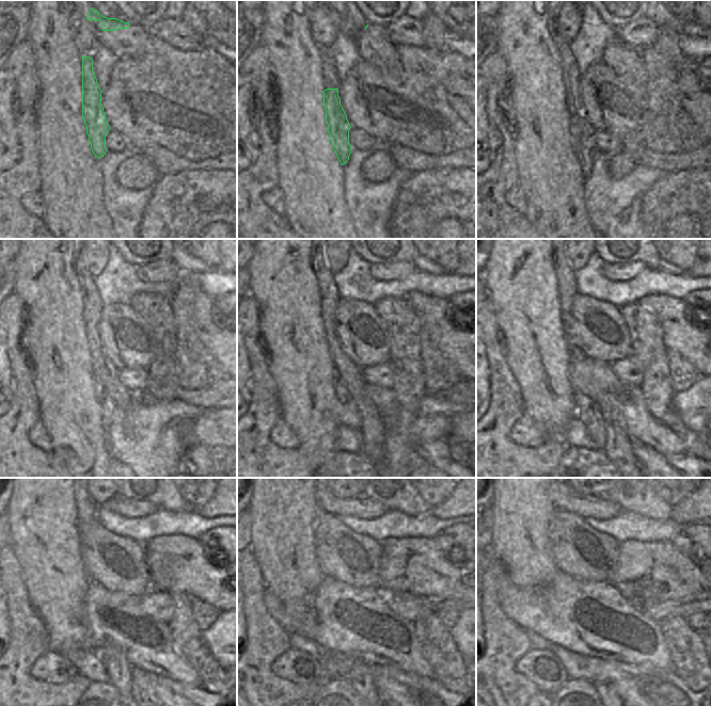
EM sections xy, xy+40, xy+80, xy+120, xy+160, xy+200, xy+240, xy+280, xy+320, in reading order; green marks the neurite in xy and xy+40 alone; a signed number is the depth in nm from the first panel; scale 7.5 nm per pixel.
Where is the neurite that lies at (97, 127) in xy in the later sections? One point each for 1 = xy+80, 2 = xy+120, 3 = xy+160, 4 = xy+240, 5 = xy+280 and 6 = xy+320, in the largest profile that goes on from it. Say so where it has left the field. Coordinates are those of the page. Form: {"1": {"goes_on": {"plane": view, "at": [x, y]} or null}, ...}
{"1": {"goes_on": {"plane": "xy+80", "at": [581, 148]}}, "2": {"goes_on": {"plane": "xy+120", "at": [103, 396]}}, "3": {"goes_on": {"plane": "xy+160", "at": [350, 417]}}, "4": {"goes_on": {"plane": "xy+240", "at": [119, 670]}}, "5": {"goes_on": {"plane": "xy+280", "at": [359, 676]}}, "6": {"goes_on": {"plane": "xy+320", "at": [606, 692]}}}

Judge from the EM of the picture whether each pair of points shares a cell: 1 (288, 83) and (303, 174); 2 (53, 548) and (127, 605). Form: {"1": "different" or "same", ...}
{"1": "same", "2": "different"}

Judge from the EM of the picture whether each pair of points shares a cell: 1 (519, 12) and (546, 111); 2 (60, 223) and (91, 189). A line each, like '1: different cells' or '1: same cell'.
1: same cell
2: same cell

